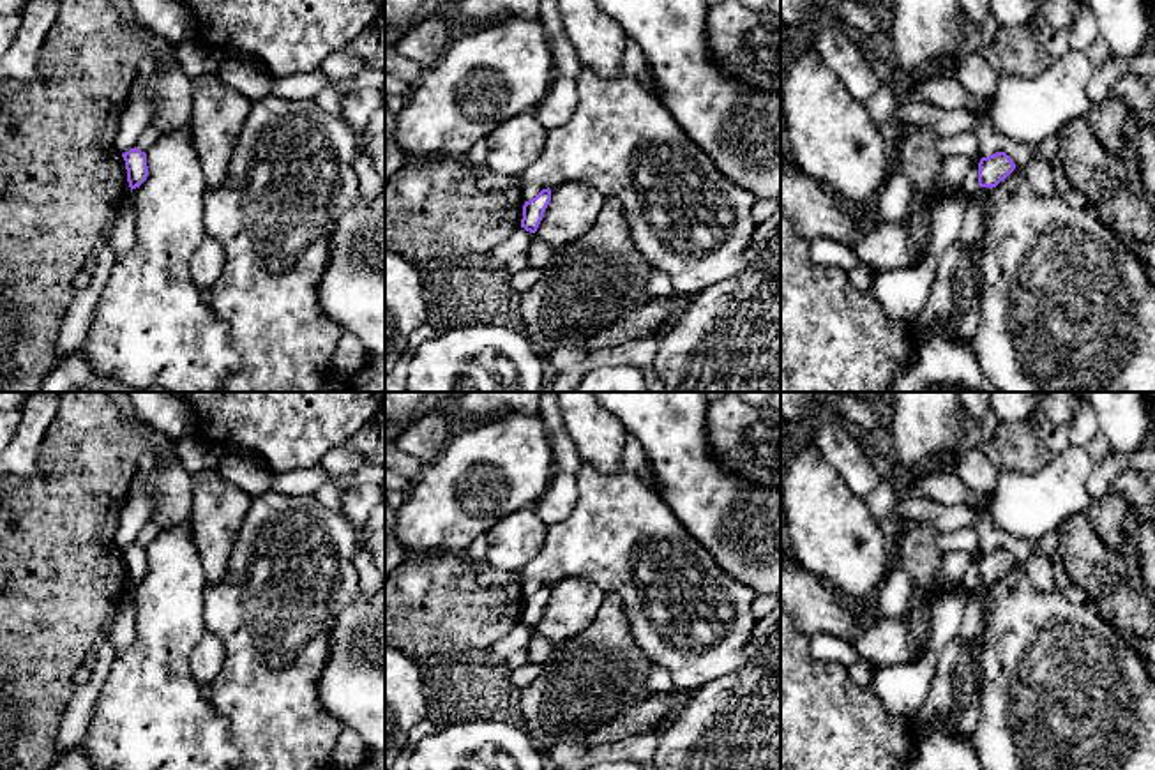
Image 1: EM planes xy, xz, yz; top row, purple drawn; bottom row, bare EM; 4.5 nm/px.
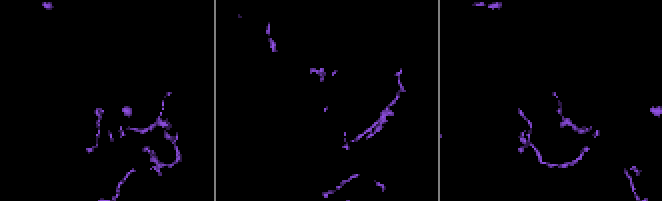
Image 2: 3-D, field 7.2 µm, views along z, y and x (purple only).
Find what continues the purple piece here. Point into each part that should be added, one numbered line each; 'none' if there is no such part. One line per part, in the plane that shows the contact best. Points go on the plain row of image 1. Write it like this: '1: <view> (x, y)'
1: yz (972, 626)

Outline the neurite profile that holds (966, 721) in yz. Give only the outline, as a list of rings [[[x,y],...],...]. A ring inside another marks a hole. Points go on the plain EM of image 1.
[[[977,685],[970,705],[955,717],[955,733],[970,738],[980,719],[980,685]]]

